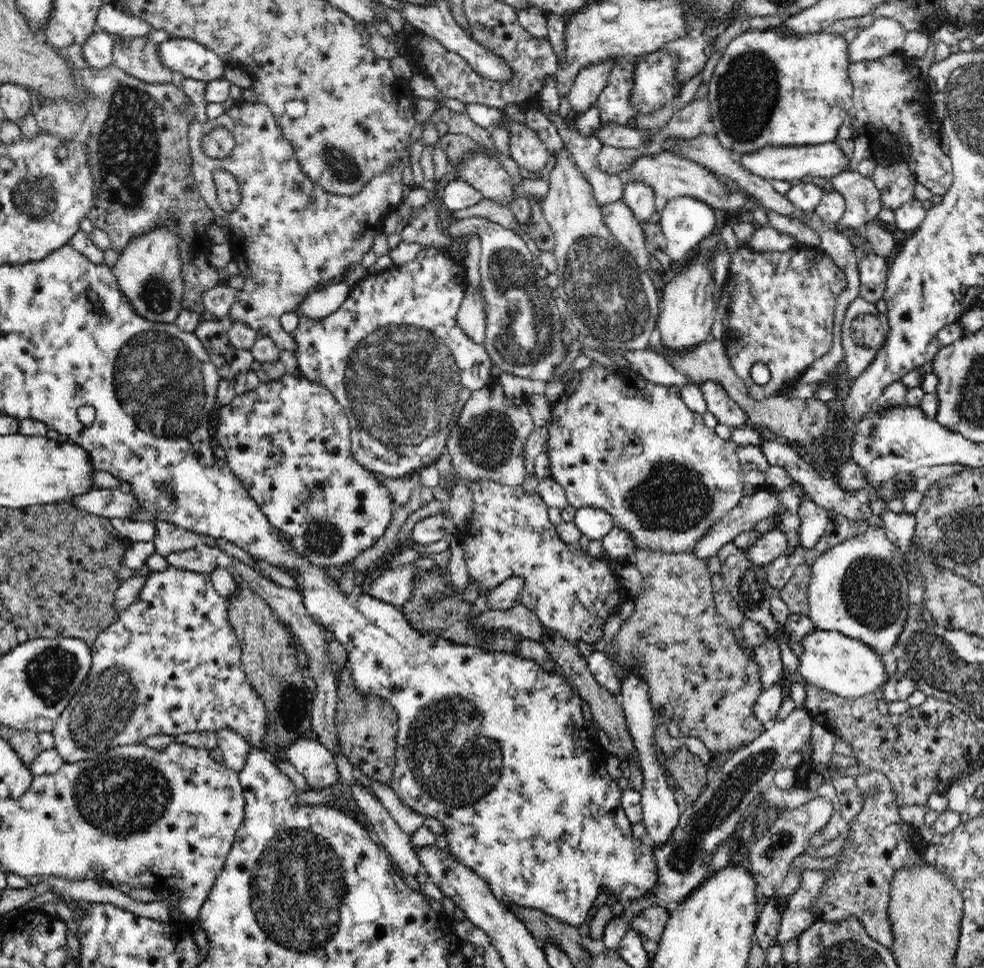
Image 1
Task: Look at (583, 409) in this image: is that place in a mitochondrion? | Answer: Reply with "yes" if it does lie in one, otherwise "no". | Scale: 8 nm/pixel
no

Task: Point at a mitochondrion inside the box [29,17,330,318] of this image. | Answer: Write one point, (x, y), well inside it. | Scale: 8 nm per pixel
(129, 150)

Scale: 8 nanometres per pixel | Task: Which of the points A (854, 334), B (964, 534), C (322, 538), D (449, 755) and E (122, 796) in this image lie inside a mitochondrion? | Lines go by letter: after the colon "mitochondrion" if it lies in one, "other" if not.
A: mitochondrion
B: mitochondrion
C: mitochondrion
D: mitochondrion
E: mitochondrion

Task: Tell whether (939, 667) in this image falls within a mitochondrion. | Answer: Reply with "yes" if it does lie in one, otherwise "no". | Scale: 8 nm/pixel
yes

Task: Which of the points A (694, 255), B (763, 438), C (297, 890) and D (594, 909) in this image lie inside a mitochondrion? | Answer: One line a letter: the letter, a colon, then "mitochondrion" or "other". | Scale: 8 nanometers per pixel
A: other
B: other
C: mitochondrion
D: other

